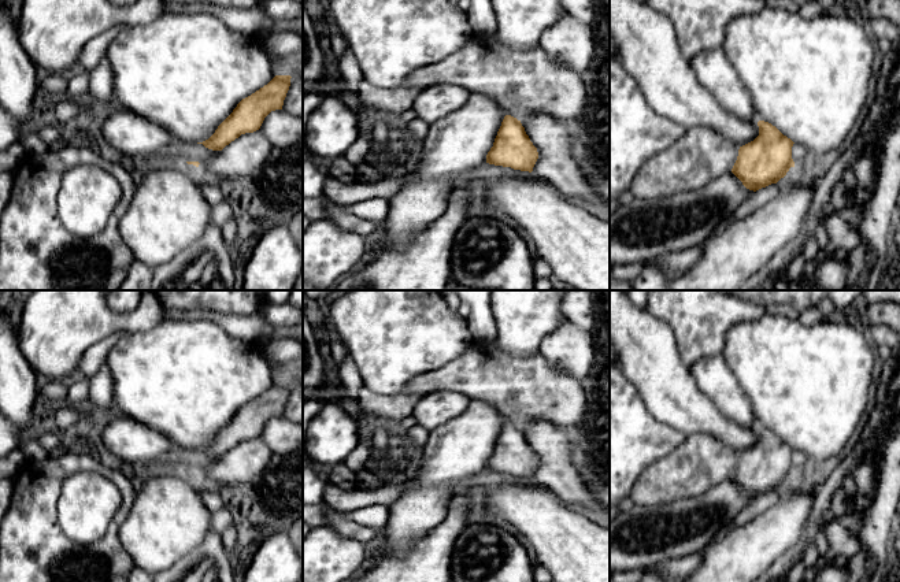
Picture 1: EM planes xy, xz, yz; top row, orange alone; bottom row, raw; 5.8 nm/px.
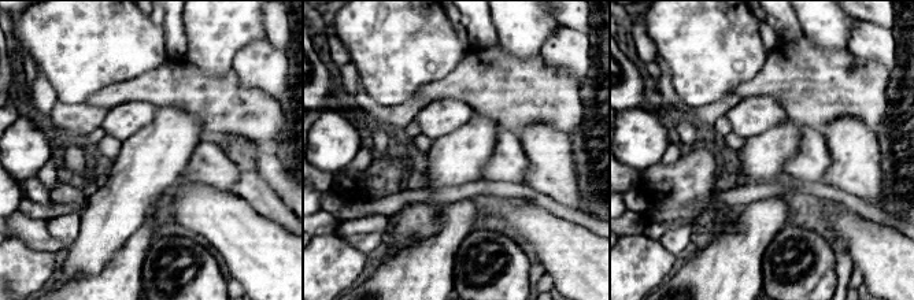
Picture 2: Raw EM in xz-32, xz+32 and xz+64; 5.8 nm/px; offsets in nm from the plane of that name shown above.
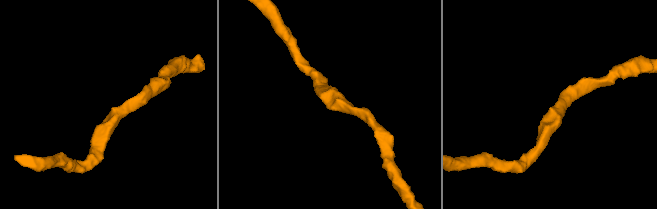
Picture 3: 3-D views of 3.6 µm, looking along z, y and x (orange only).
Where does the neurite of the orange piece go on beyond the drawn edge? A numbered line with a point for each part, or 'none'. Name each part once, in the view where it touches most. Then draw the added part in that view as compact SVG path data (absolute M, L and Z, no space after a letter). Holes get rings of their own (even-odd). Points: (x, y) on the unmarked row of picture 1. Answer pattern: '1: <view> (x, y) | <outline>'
none

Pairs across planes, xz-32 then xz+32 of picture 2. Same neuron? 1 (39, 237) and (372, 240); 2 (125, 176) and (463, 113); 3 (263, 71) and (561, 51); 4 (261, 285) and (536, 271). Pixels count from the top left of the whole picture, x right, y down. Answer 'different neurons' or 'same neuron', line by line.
1: same neuron
2: different neurons
3: same neuron
4: different neurons

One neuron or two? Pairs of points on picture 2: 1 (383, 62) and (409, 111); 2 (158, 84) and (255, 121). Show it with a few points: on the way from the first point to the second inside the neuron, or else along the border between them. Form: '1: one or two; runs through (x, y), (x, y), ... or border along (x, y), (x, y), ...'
1: two; border along (413, 96), (391, 106), (383, 106), (373, 100)
2: one; runs through (182, 85), (230, 108)

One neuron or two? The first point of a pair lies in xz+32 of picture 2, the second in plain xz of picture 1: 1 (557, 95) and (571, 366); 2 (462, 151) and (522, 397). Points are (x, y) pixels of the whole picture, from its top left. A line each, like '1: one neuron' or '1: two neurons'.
1: two neurons
2: two neurons

